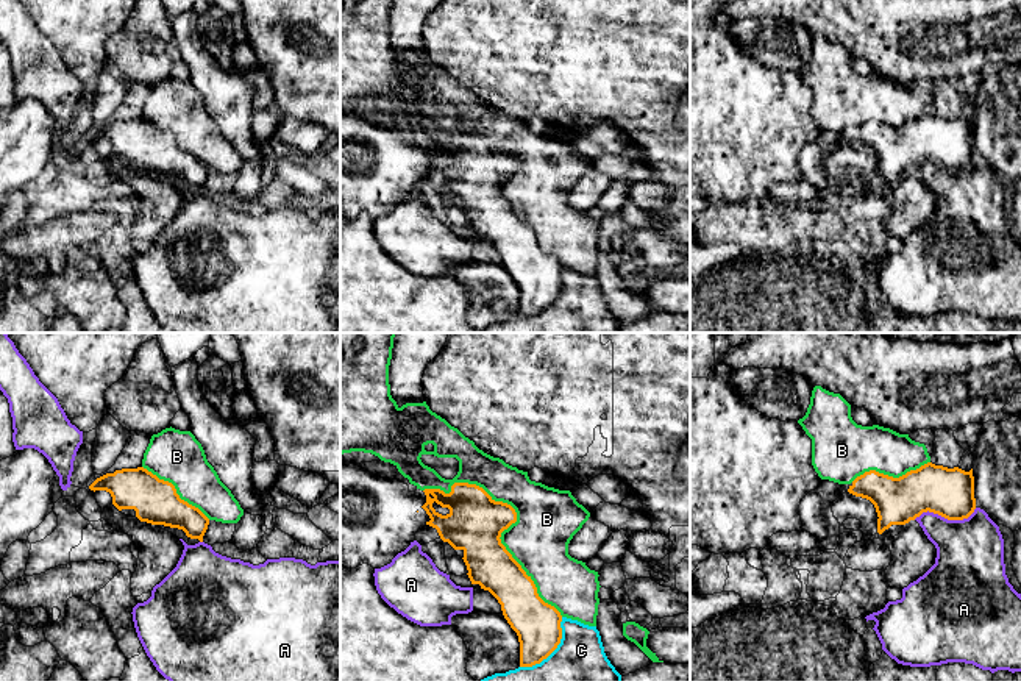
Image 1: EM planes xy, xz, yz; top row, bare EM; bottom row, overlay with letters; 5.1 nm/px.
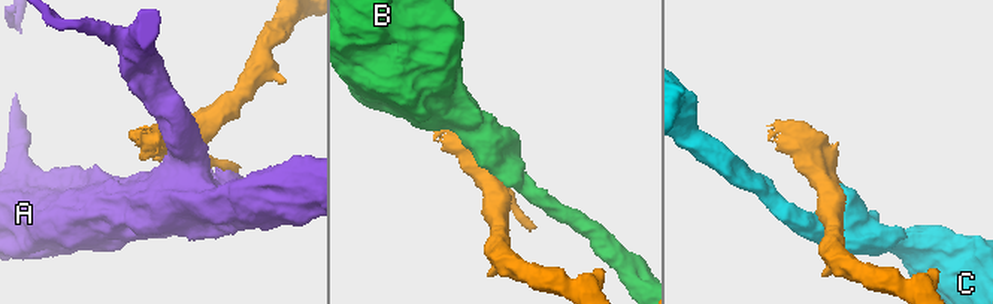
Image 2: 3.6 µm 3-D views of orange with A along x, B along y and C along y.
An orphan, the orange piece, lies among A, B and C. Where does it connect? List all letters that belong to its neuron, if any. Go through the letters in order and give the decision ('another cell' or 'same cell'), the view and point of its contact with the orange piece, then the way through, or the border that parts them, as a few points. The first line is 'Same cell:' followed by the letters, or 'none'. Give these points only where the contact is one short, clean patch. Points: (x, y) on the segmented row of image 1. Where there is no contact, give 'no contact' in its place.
Same cell: none
A: another cell; contact yz (945, 517)
B: another cell; contact xz (515, 519)
C: another cell; contact xz (553, 650)

